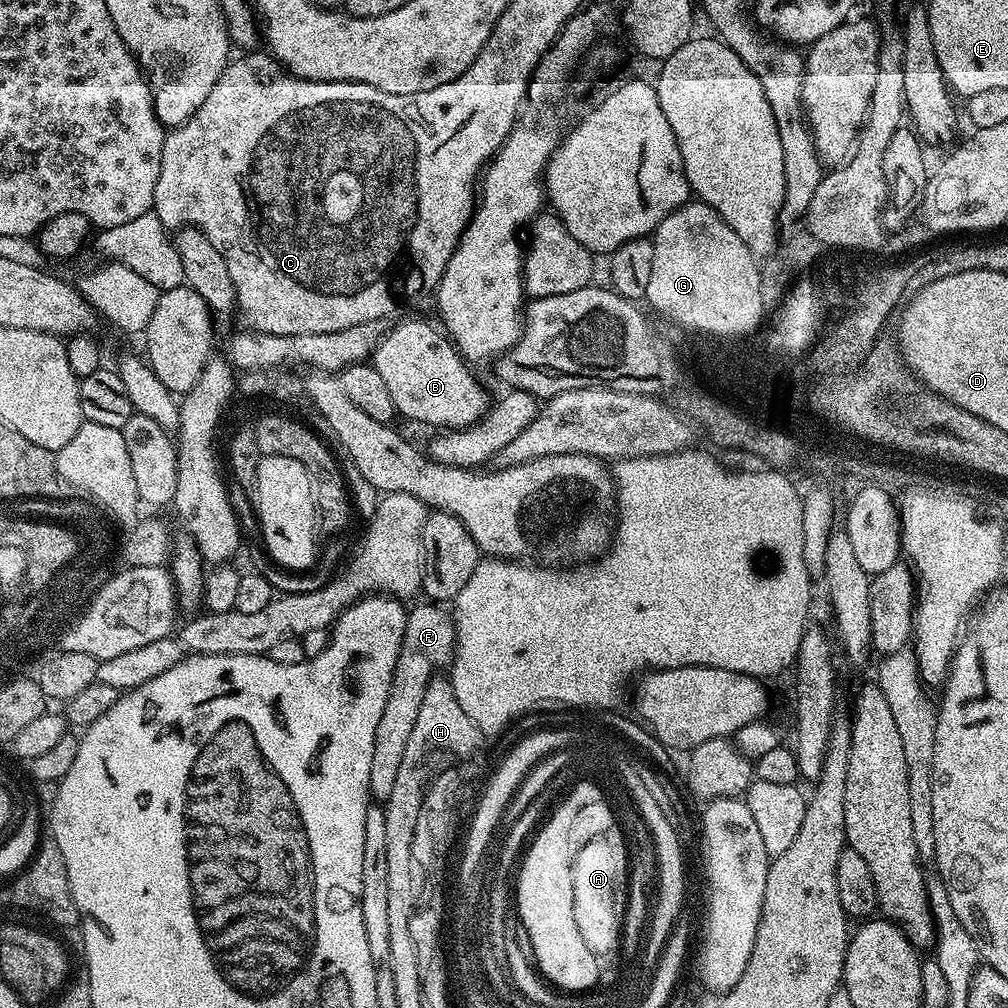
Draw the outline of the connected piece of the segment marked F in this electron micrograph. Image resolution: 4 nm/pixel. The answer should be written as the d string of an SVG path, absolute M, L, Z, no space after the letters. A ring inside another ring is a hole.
M423 602L416 609L408 612L406 630L402 636L402 650L398 654L398 662L394 668L392 689L386 698L386 706L382 710L382 718L378 721L378 730L374 730L374 755L370 761L371 799L383 802L390 798L390 790L394 787L398 766L402 766L402 754L406 750L406 741L410 738L410 730L414 730L414 718L418 718L418 709L422 706L422 694L426 694L426 686L437 675L436 664L451 665L456 657L456 622L447 607L436 602Z

